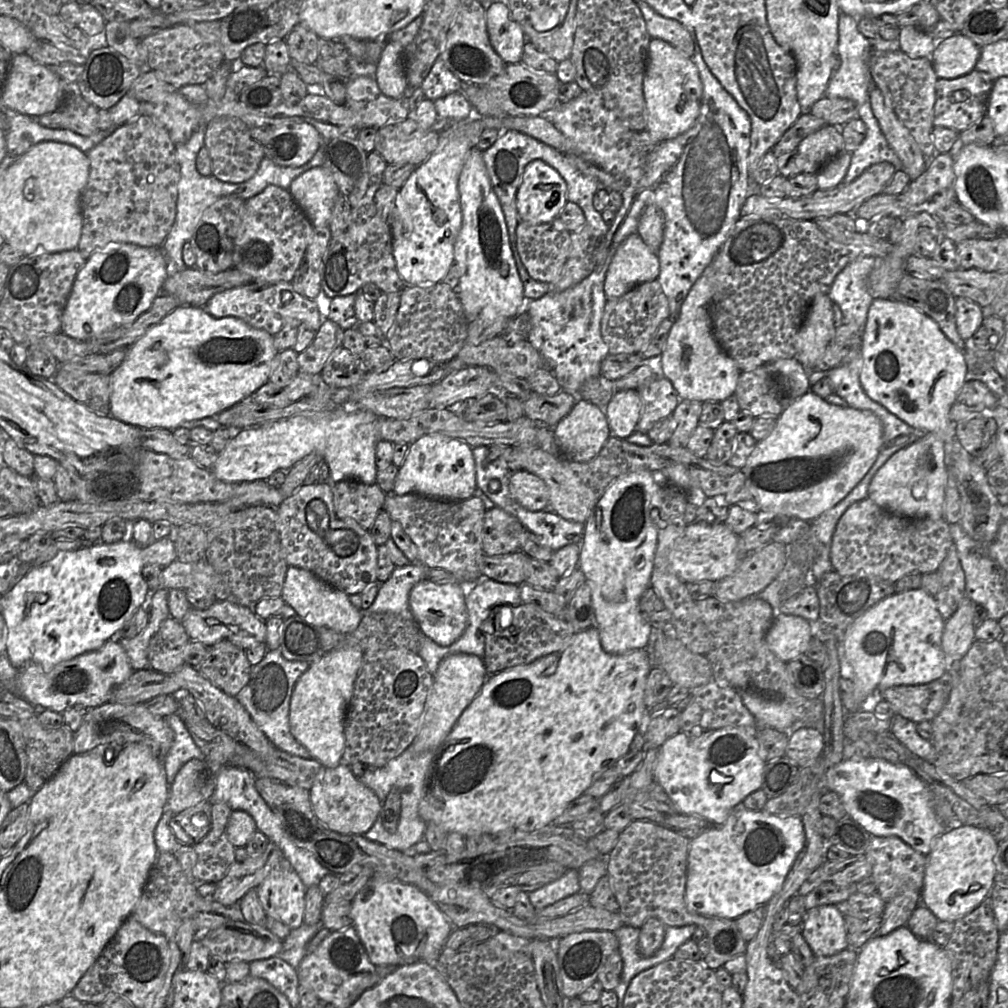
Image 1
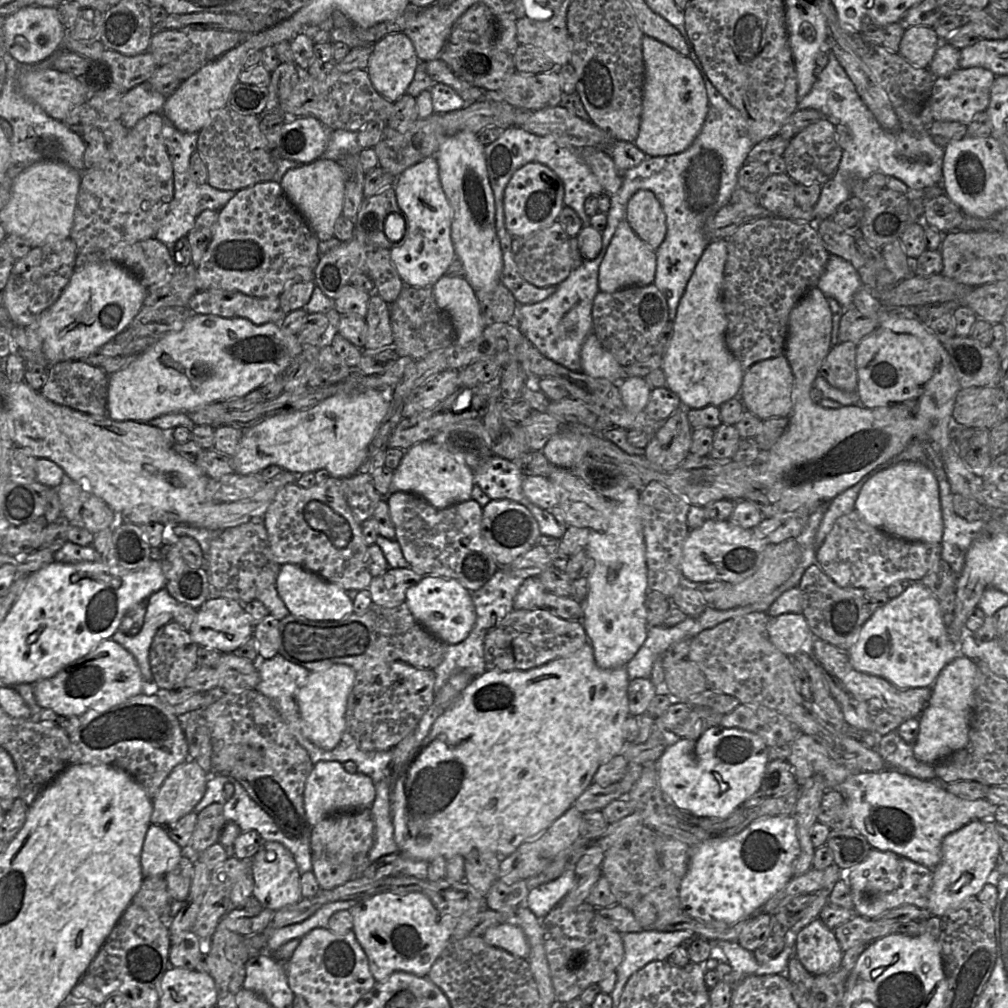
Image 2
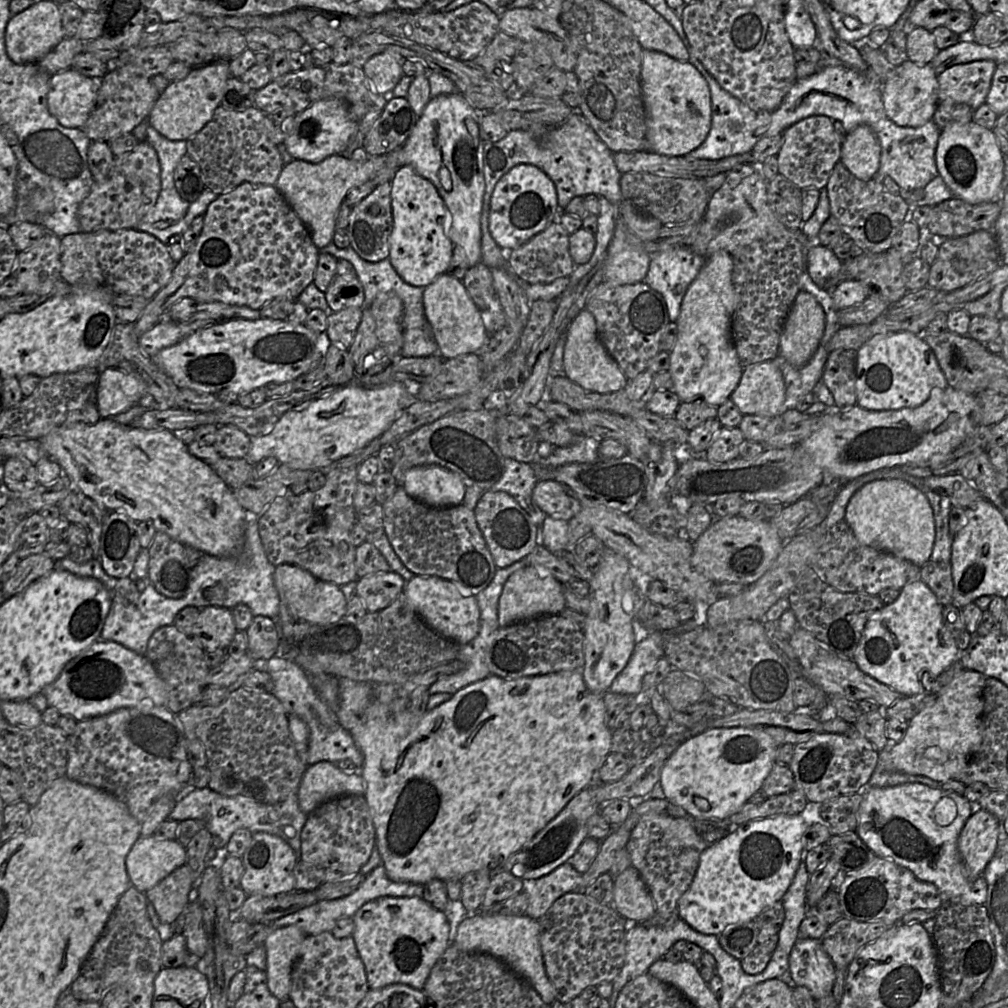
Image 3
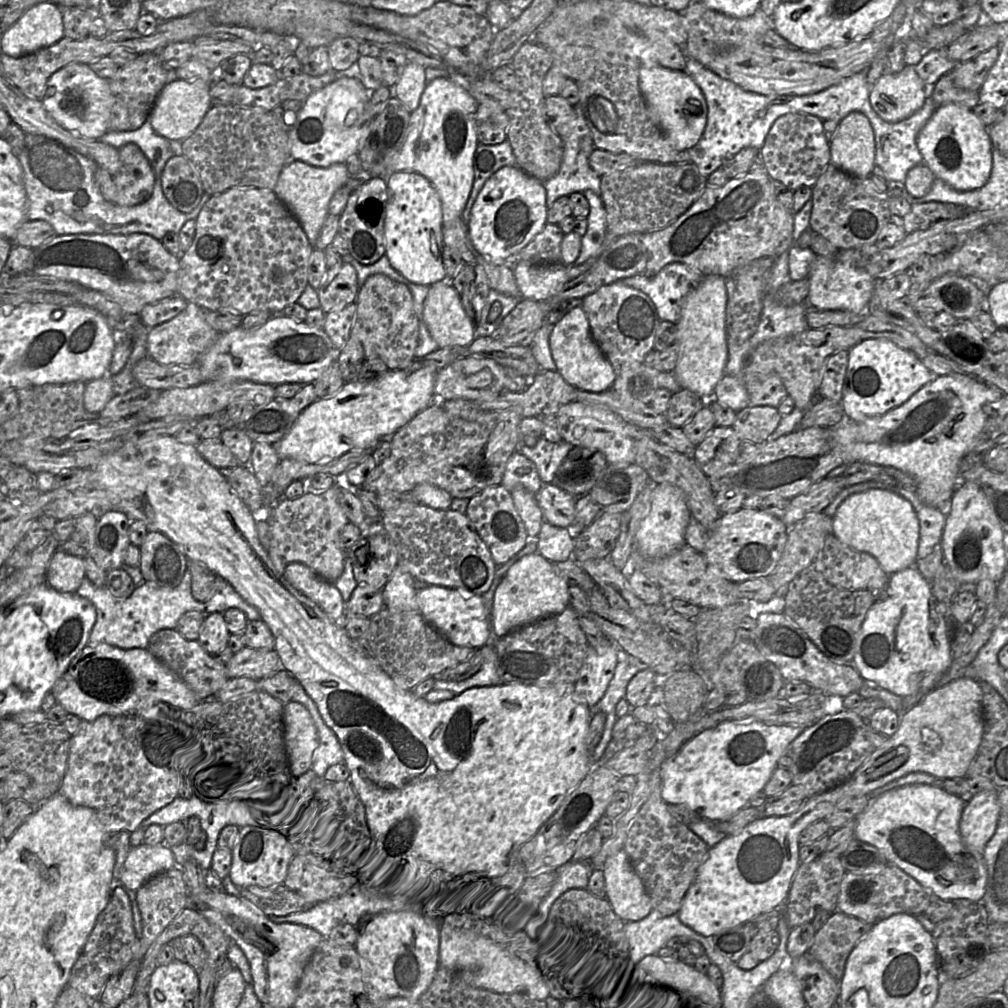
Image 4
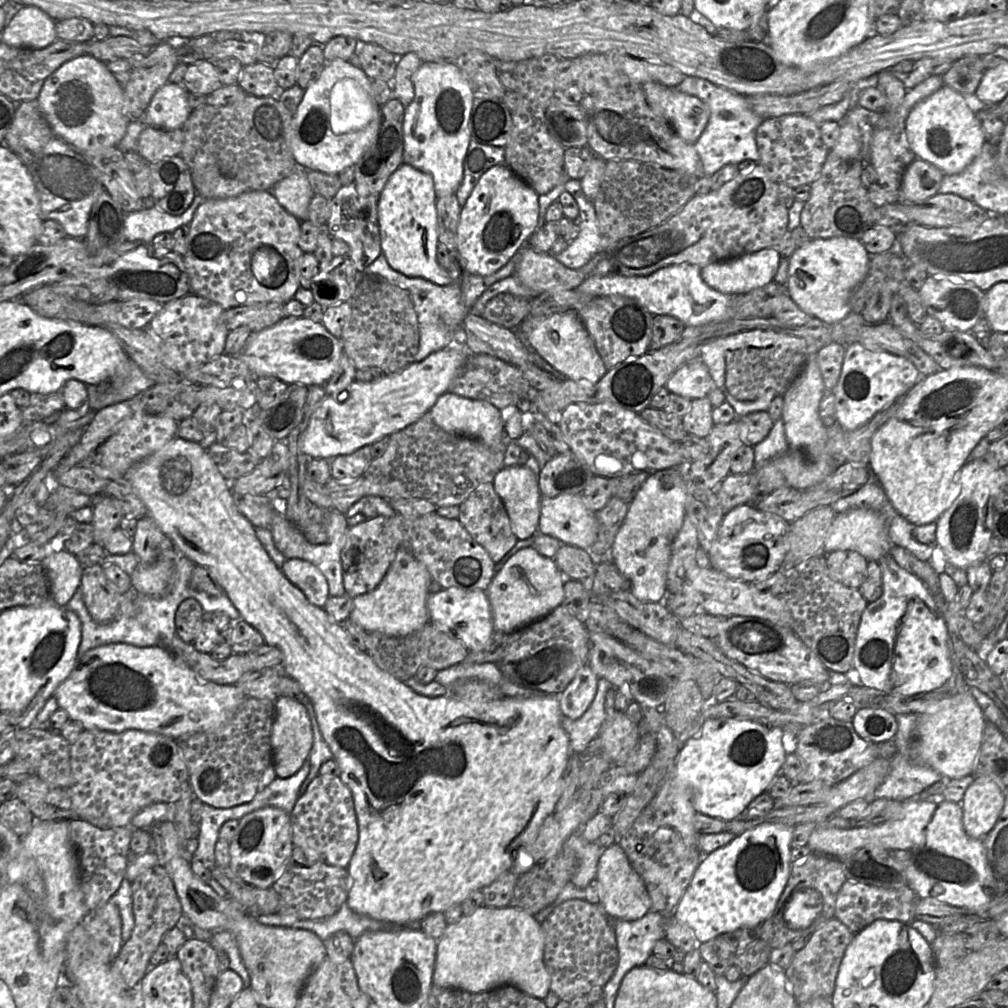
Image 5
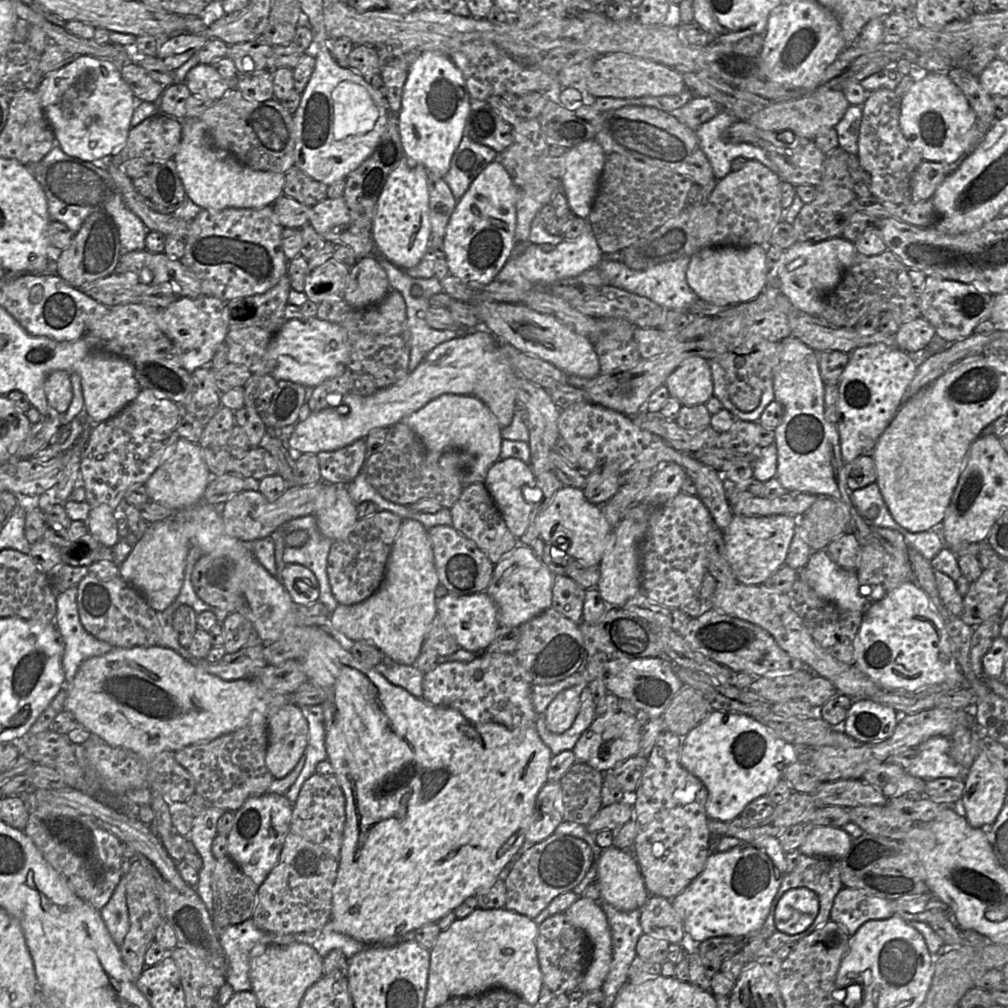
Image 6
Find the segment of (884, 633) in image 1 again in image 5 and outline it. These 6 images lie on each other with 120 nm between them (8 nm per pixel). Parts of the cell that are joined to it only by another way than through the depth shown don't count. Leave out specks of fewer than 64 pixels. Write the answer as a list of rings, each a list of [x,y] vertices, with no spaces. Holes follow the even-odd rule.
[[[890,553],[879,563],[883,594],[862,614],[852,668],[858,671],[862,685],[888,695],[935,691],[953,676],[949,634],[942,613],[925,584],[901,568]]]

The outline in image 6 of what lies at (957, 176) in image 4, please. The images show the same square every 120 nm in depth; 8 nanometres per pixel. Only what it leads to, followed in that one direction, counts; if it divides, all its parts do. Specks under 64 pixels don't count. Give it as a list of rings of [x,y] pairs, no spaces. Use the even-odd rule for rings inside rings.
[[[929,72],[914,81],[902,96],[899,125],[906,140],[926,161],[951,164],[979,145],[976,114],[945,72]]]

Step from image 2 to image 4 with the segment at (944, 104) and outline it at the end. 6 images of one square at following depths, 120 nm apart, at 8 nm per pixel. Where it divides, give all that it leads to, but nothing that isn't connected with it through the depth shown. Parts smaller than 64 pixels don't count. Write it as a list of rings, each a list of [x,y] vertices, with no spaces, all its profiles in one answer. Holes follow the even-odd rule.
[[[993,47],[974,59],[957,65],[952,70],[955,84],[966,90],[979,91],[997,61],[999,52],[999,47]]]

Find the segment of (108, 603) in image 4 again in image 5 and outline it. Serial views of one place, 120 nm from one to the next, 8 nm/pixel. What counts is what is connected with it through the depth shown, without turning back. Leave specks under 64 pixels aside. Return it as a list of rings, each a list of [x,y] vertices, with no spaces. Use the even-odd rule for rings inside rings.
[[[180,556],[173,566],[168,591],[163,596],[152,597],[134,592],[131,600],[121,602],[120,615],[106,624],[98,624],[92,620],[84,605],[82,591],[79,586],[65,605],[65,608],[77,615],[81,623],[81,640],[77,649],[77,659],[86,651],[105,644],[126,643],[137,647],[169,645],[175,636],[175,612],[179,604],[185,599],[192,598],[197,601],[204,613],[211,614],[216,611],[225,613],[230,618],[230,624],[232,625],[238,620],[242,620],[238,610],[225,594],[209,596],[205,592],[198,592],[190,587],[190,577],[194,567],[195,564],[191,560],[185,556]]]

